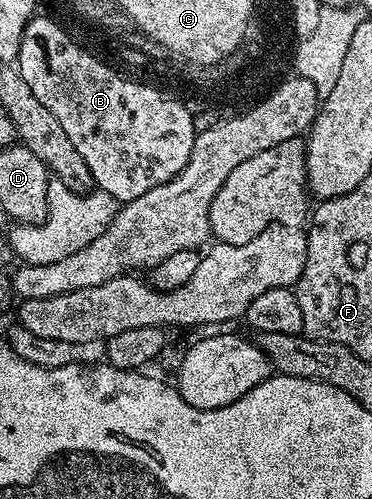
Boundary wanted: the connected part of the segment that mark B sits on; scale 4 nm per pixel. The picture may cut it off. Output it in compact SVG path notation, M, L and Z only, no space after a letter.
M35 16L31 18L30 23L24 28L16 59L16 69L19 76L24 80L24 84L28 84L28 88L32 88L32 96L36 96L36 100L40 100L40 104L44 104L44 108L48 108L48 112L52 112L52 116L56 116L56 120L60 122L60 128L64 128L68 140L72 142L76 152L80 152L80 156L84 158L84 164L88 164L88 172L92 172L94 177L94 186L101 193L109 194L115 203L125 204L144 196L144 192L148 192L152 188L172 181L182 171L184 164L188 162L188 156L192 154L196 137L196 129L194 130L195 115L192 111L184 103L177 102L174 99L159 98L153 90L144 90L140 86L132 86L128 82L122 82L121 78L116 78L110 70L106 70L105 66L99 66L93 58L86 57L86 54L79 50L79 45L73 45L68 38L63 38L59 29L54 25L52 17L43 17Z

